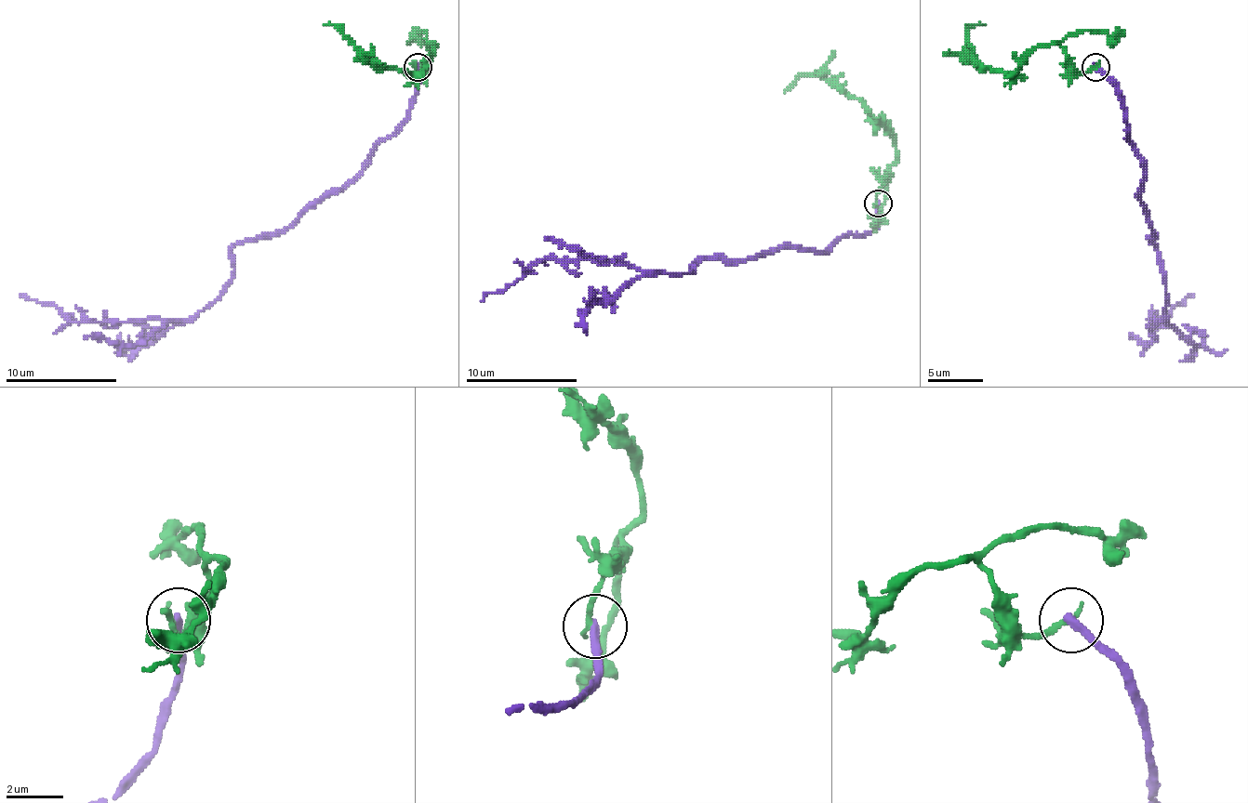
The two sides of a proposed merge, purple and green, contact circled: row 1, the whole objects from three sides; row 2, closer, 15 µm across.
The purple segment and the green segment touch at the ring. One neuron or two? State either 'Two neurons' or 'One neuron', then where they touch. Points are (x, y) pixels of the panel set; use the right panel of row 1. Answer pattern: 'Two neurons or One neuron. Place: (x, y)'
Two neurons. Place: (1095, 67)

